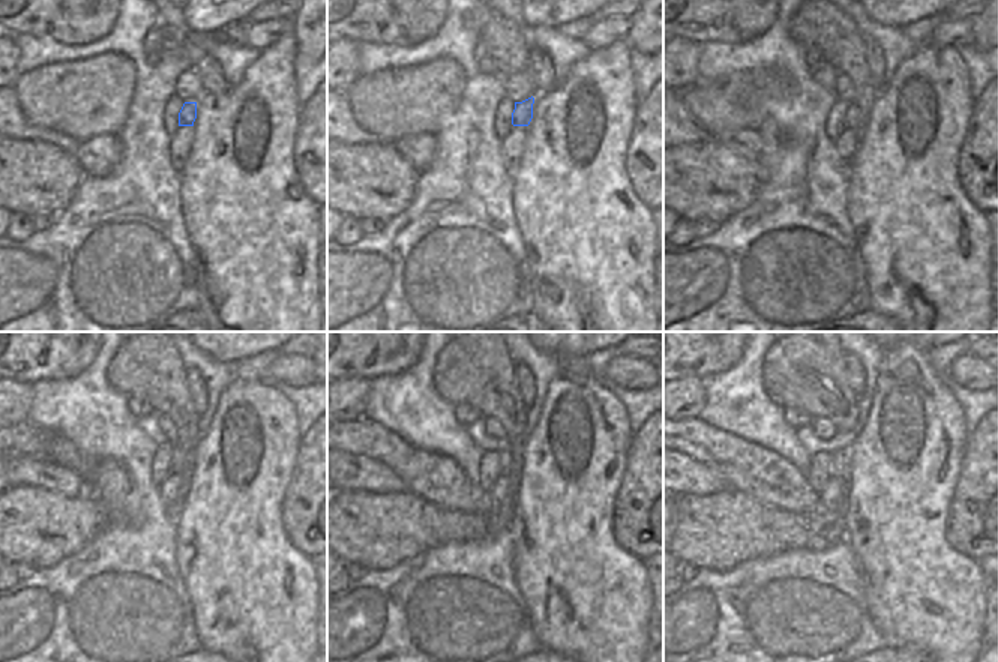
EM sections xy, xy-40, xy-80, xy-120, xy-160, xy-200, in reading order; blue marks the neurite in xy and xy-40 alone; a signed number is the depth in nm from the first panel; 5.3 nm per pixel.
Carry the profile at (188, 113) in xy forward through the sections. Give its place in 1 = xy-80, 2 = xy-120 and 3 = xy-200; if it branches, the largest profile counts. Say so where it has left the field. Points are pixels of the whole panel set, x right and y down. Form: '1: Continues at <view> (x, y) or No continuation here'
1: Continues at xy-80 (853, 116)
2: Continues at xy-120 (177, 460)
3: Continues at xy-200 (841, 464)

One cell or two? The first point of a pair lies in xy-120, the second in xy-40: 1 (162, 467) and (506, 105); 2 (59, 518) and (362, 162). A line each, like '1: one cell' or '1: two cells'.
1: one cell
2: one cell

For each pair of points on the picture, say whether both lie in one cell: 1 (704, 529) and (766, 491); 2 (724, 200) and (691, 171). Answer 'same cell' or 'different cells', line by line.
1: different cells
2: same cell

